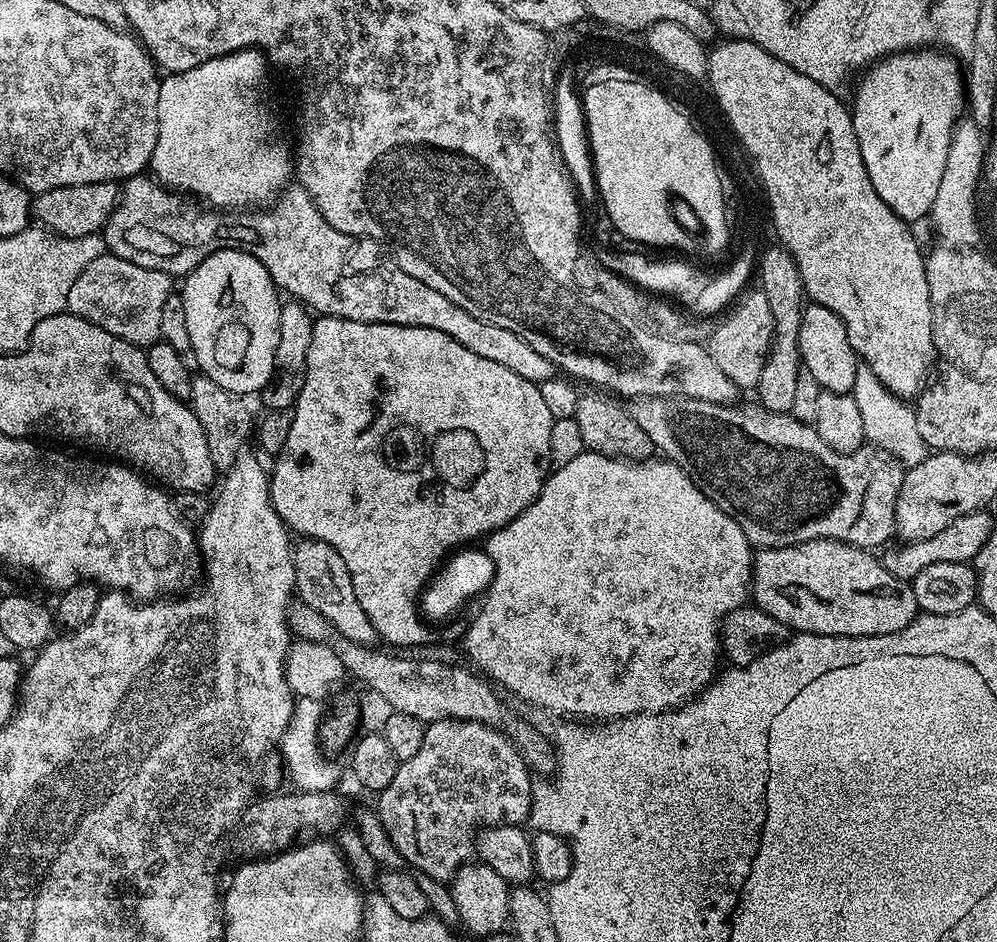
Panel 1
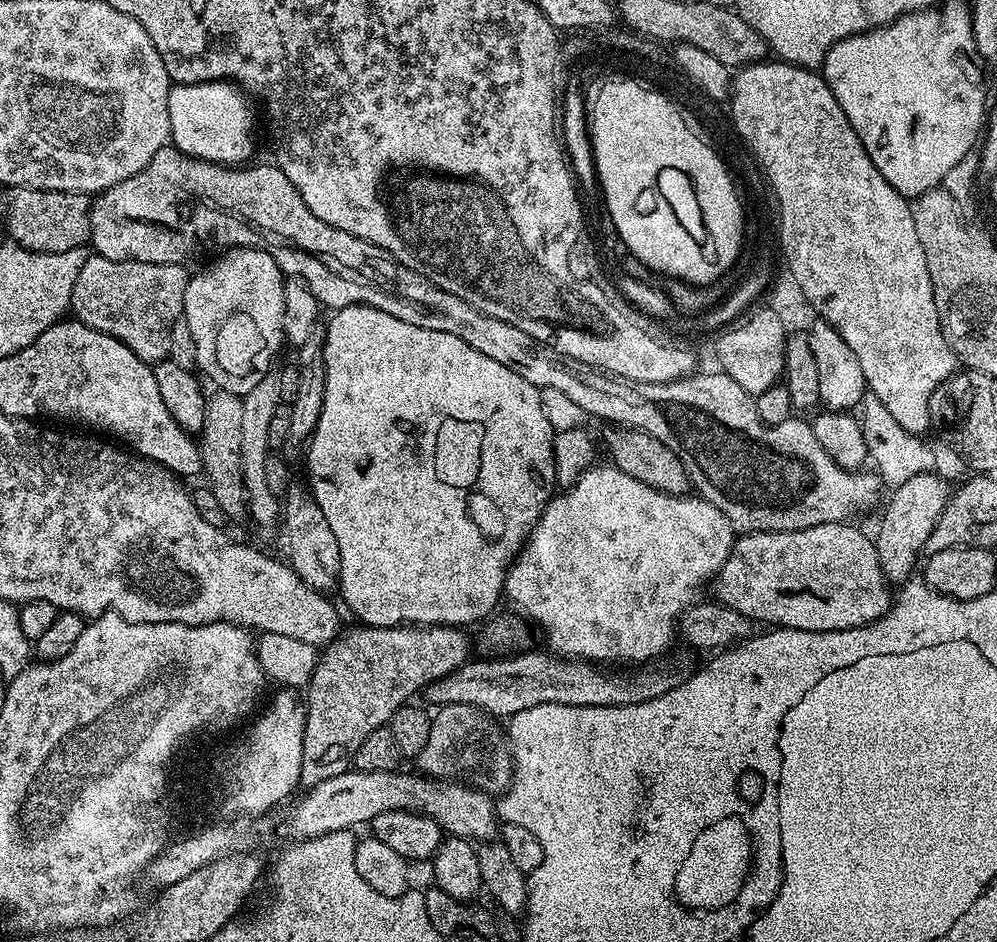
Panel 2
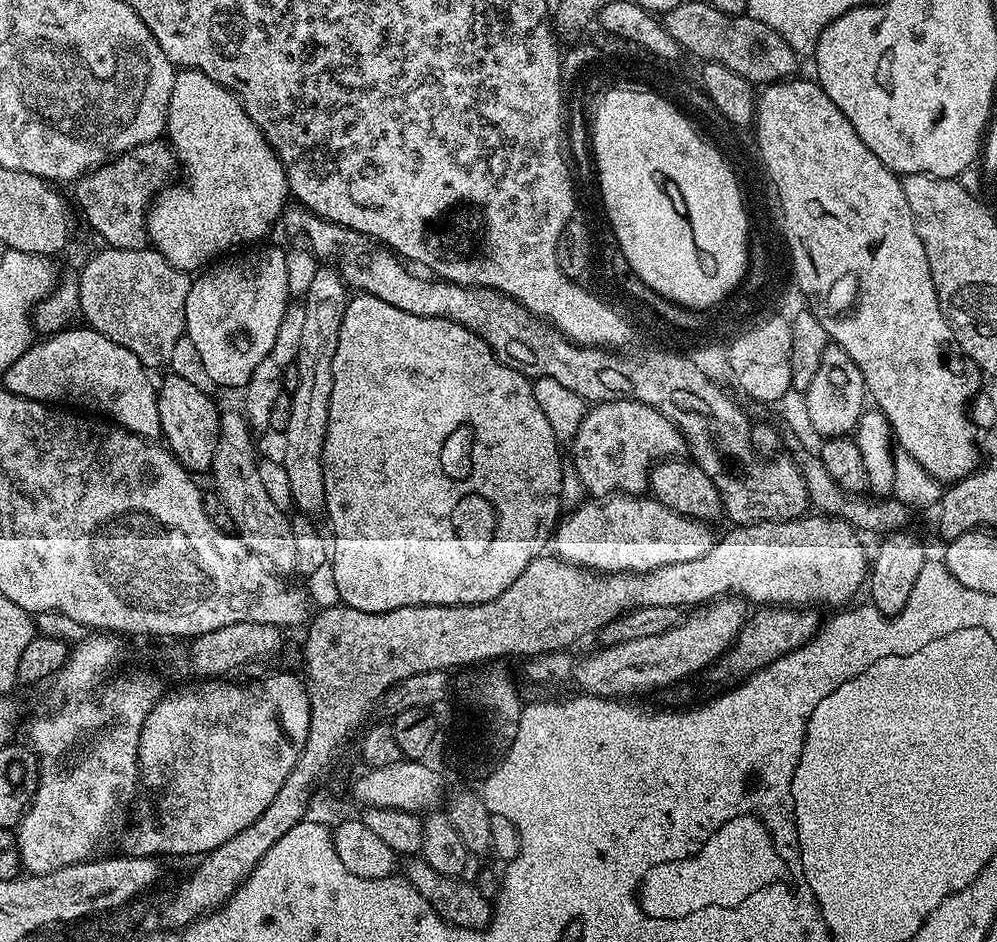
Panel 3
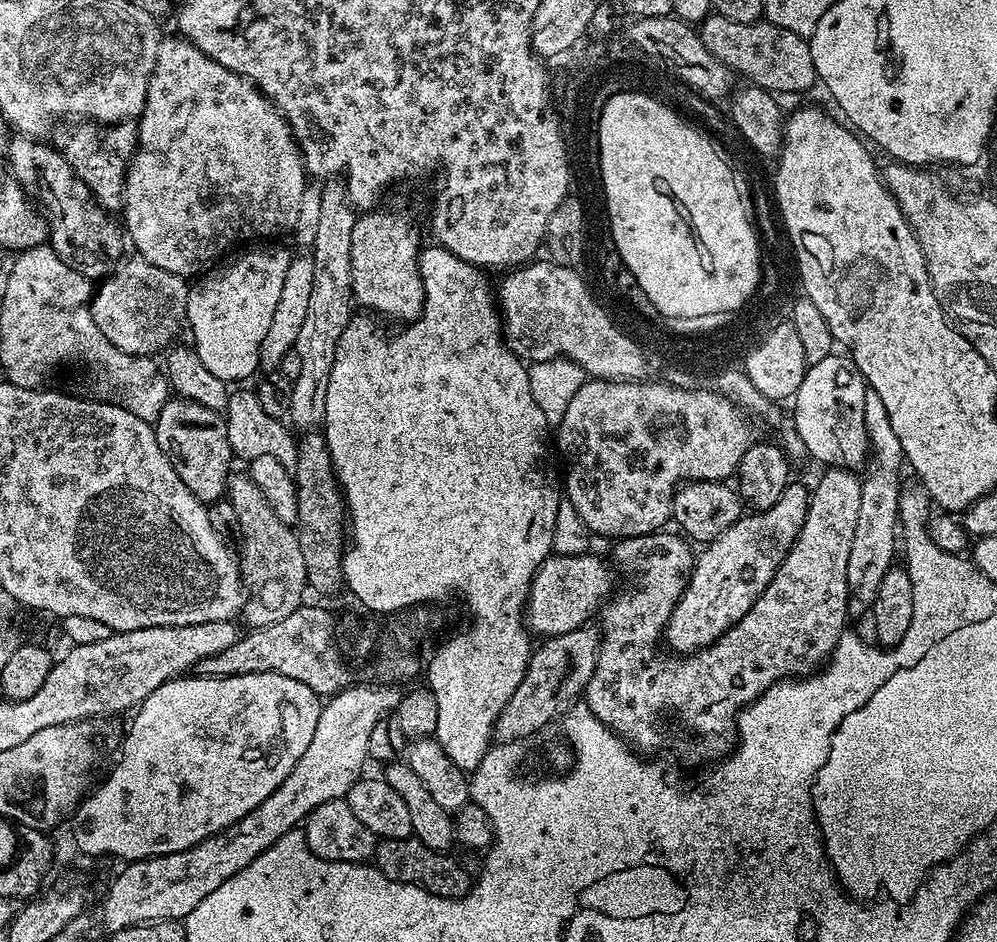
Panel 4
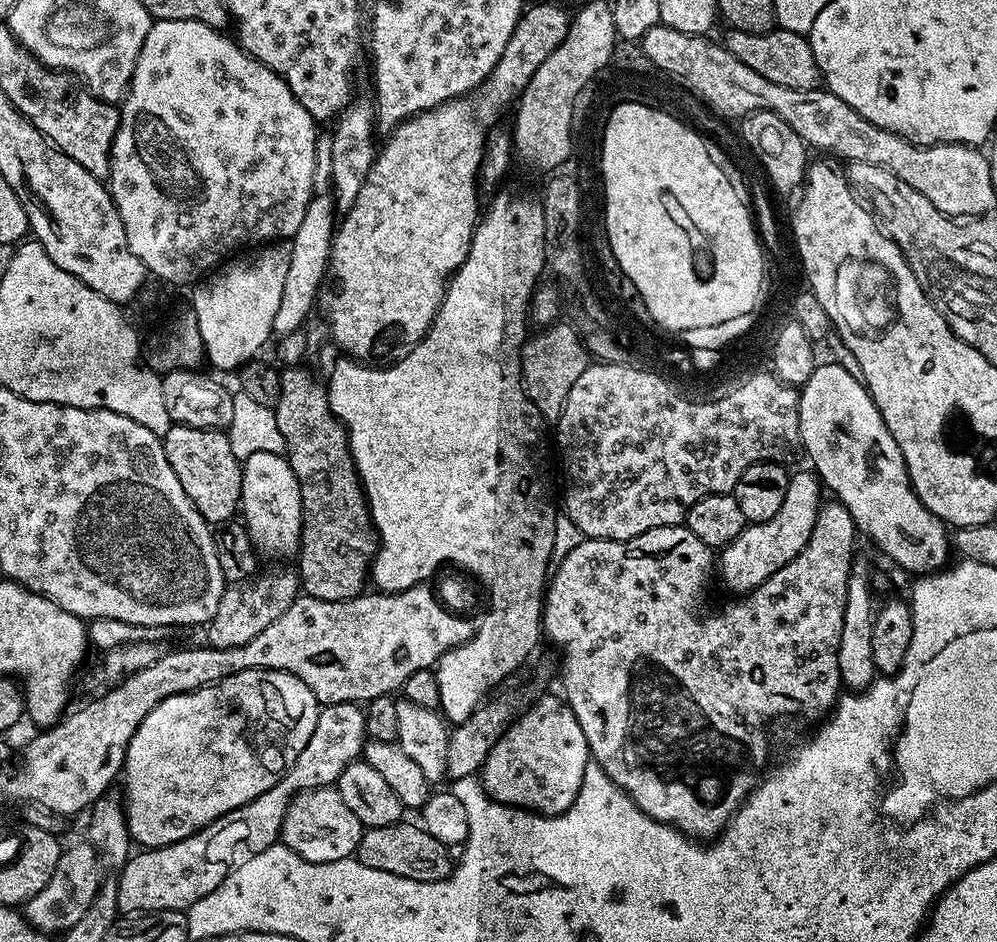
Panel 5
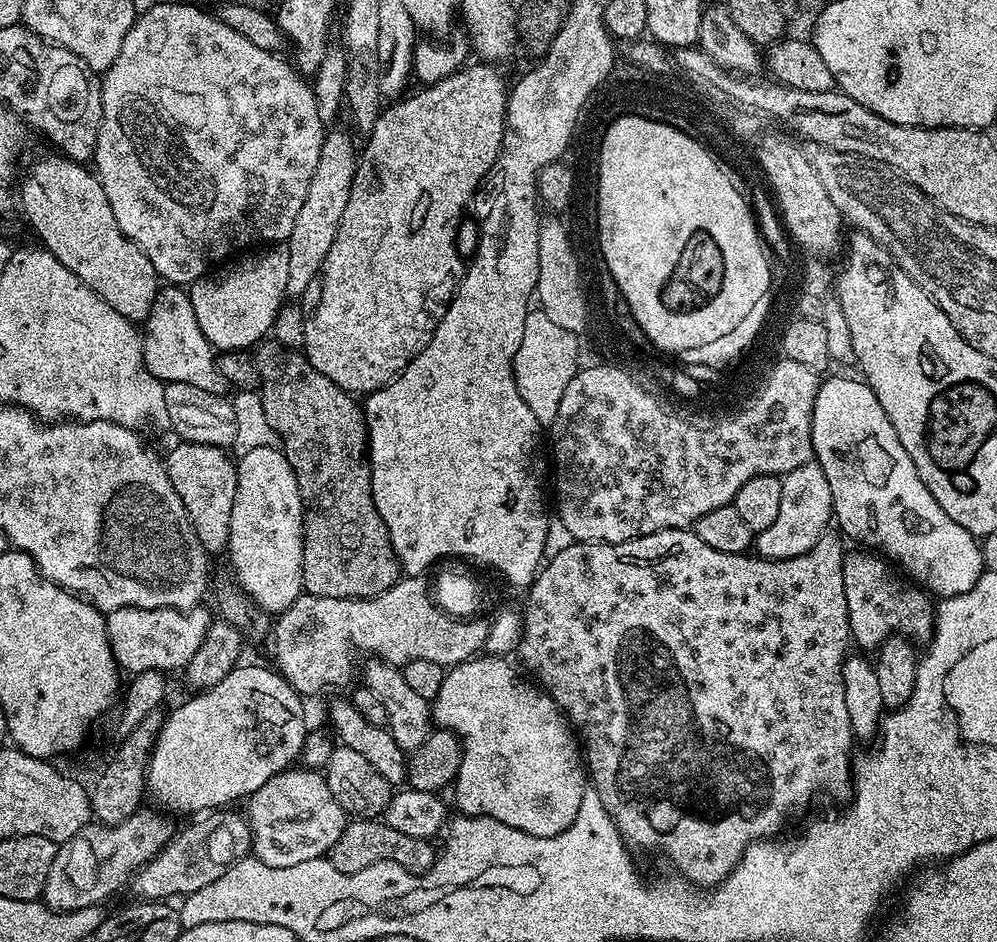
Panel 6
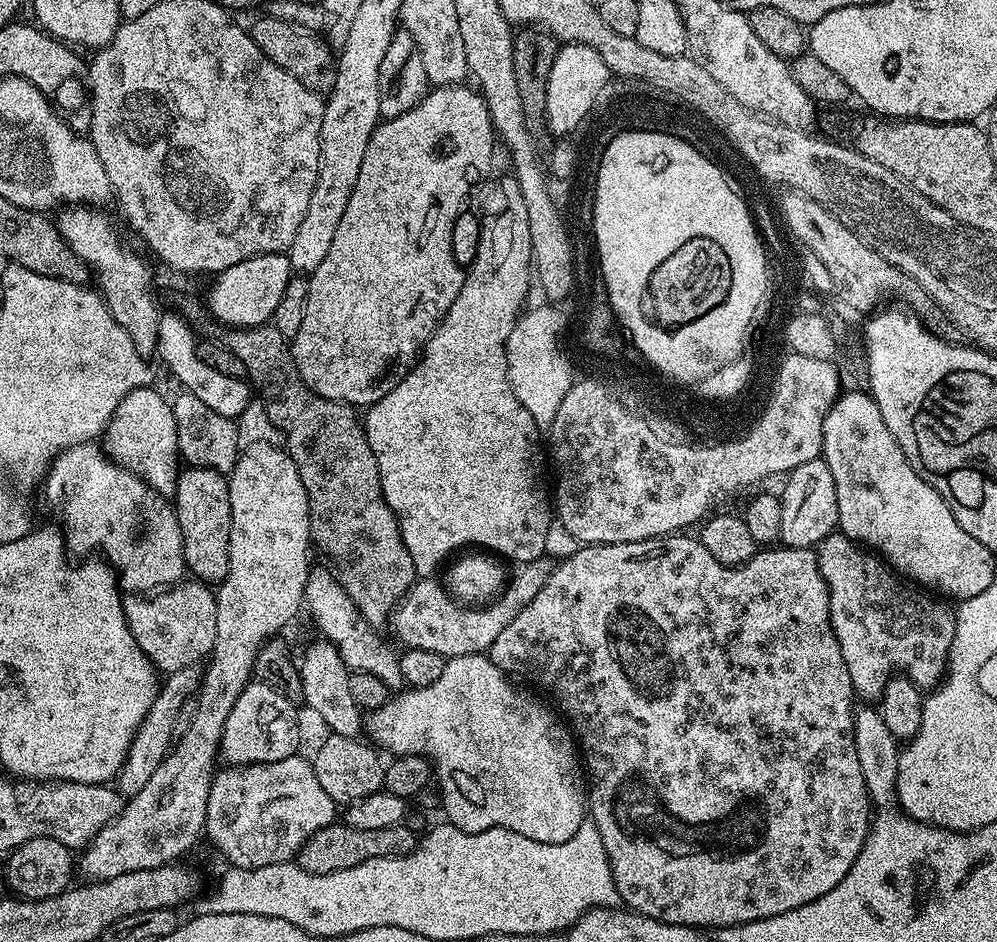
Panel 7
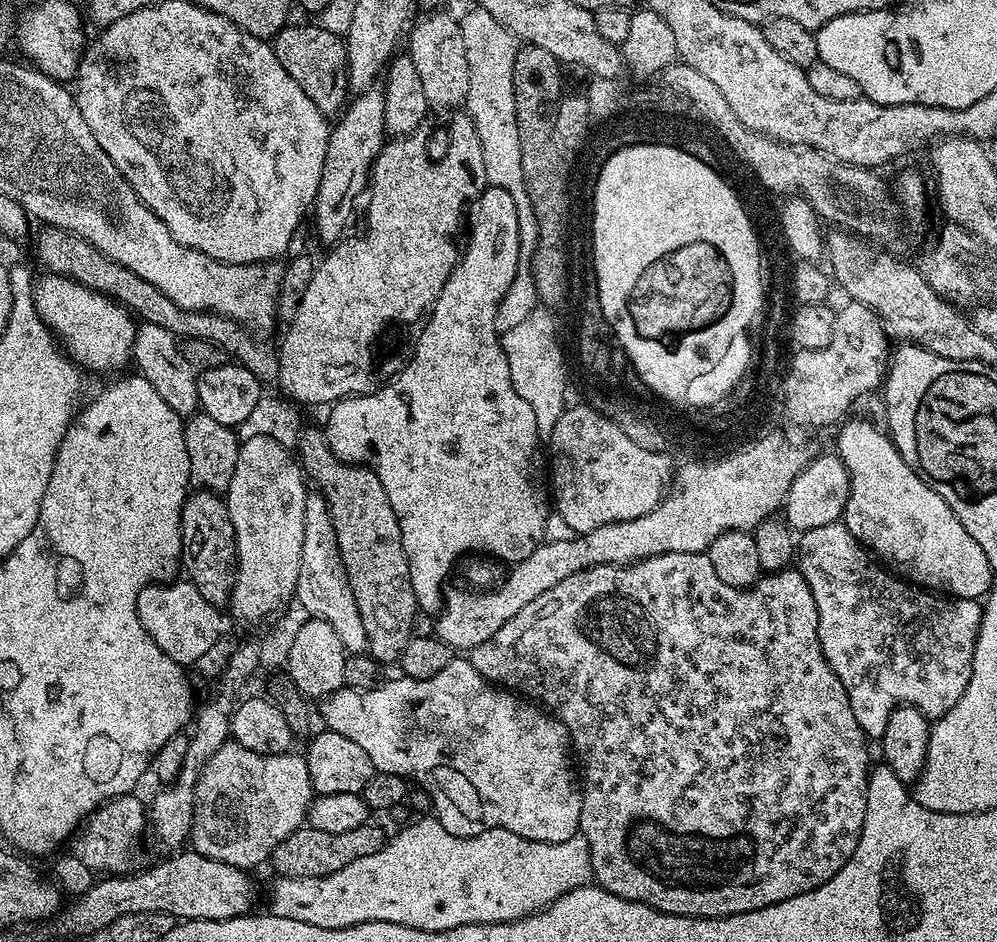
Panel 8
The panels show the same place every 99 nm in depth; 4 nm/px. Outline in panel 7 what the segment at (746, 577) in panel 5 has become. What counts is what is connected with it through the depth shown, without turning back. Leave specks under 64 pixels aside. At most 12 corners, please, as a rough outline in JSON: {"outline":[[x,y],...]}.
{"outline":[[821,458],[787,473],[779,543],[815,549],[838,528]]}

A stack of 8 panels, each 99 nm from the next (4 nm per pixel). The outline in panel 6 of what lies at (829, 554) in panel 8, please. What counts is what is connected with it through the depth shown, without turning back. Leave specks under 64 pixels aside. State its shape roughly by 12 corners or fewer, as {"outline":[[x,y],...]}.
{"outline":[[849,551],[842,566],[857,649],[886,637],[931,640],[933,597],[887,559]]}

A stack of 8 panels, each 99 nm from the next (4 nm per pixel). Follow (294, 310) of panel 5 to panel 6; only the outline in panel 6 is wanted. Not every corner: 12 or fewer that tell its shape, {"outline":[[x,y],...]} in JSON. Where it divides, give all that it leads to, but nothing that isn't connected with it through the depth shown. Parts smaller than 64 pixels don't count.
{"outline":[[324,137],[286,241],[292,298],[315,285],[350,199],[358,148]]}

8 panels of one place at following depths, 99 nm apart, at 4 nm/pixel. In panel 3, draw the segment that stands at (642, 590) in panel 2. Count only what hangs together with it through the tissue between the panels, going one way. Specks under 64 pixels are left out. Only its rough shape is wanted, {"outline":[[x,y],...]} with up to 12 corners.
{"outline":[[647,495],[592,498],[550,548],[604,574],[694,562],[707,523]]}

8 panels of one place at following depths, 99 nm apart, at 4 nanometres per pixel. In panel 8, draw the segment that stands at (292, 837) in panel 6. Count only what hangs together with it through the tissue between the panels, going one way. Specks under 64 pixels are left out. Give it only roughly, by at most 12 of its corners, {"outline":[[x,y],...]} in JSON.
{"outline":[[214,750],[191,851],[253,870],[305,827],[307,759]]}

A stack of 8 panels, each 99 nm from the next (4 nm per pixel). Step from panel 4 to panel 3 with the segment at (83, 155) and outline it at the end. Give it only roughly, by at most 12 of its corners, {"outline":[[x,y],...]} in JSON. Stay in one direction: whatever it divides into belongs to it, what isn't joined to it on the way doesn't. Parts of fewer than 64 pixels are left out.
{"outline":[[151,140],[74,184],[107,247],[149,243],[148,206],[173,179]]}

